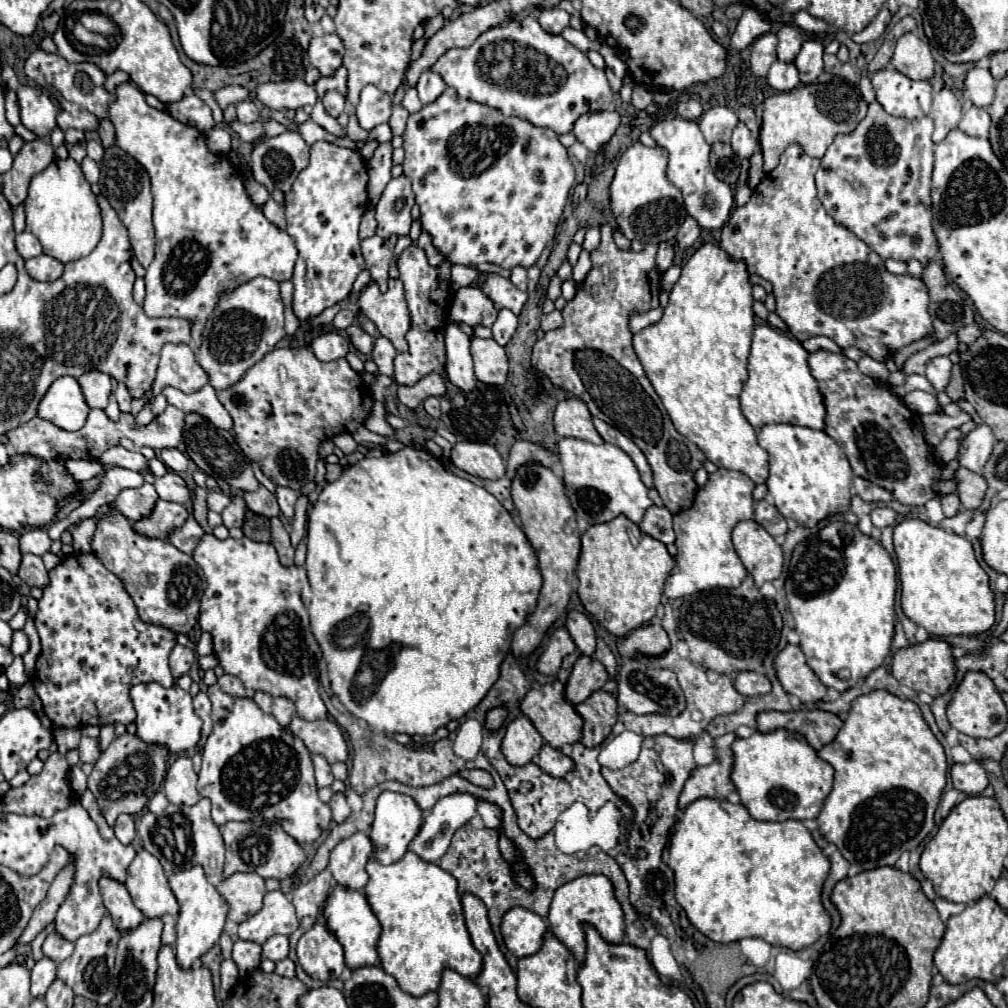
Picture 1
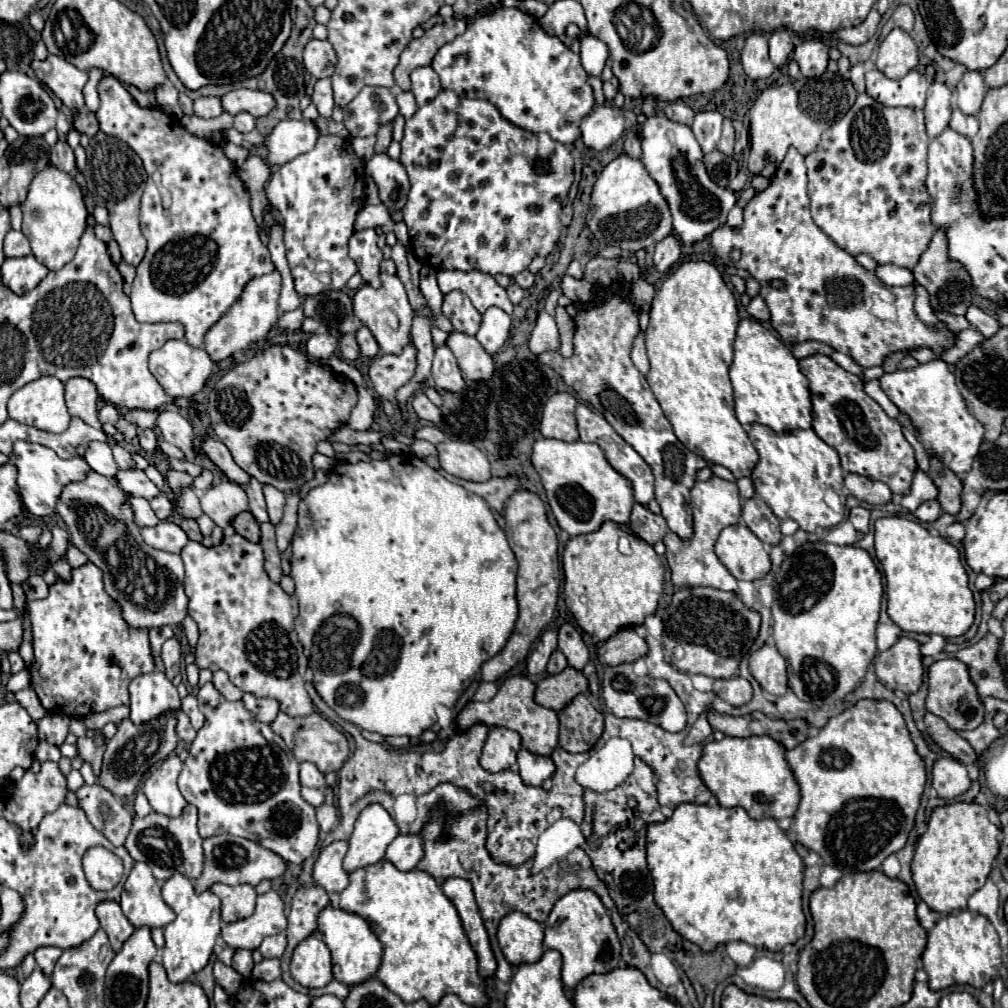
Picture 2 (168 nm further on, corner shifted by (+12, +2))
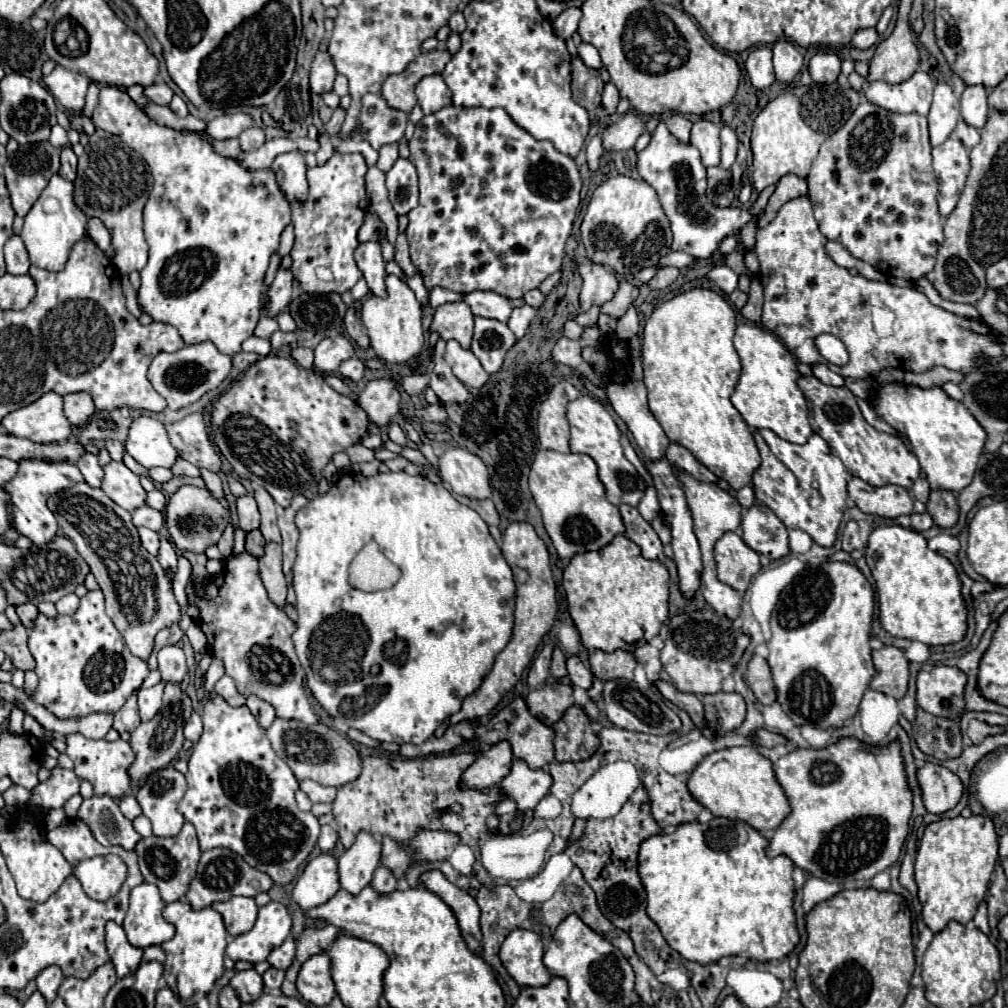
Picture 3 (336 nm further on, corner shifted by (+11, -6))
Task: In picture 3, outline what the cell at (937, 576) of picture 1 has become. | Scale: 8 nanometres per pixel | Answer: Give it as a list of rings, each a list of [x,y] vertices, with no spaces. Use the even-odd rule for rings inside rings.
[[[899,525],[877,527],[869,535],[865,559],[877,585],[879,623],[887,633],[925,645],[949,645],[965,637],[967,609],[957,571],[951,561],[927,547],[921,533]]]

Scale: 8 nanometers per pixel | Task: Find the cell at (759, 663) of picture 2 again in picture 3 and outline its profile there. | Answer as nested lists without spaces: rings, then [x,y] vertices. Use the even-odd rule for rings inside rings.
[[[753,655],[747,663],[747,671],[745,671],[745,681],[749,685],[749,689],[755,693],[757,701],[763,705],[771,705],[775,703],[777,695],[773,691],[773,679],[771,679],[771,671],[769,665],[763,657]]]

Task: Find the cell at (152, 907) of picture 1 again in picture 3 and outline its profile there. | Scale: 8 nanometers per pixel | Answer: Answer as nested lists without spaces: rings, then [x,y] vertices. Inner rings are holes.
[[[141,883],[131,891],[129,911],[123,923],[127,939],[133,947],[145,949],[161,945],[175,935],[175,927],[163,919],[163,901],[151,883]]]

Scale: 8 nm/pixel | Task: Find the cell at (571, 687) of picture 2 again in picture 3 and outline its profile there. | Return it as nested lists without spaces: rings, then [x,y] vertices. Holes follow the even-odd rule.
[[[563,683],[543,685],[539,689],[533,689],[527,695],[525,703],[533,717],[537,717],[547,727],[553,727],[573,705],[573,687]]]

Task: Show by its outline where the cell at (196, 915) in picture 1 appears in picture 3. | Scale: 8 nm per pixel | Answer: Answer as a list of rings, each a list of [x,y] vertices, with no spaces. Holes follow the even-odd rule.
[[[175,901],[165,907],[163,917],[175,927],[175,937],[171,941],[165,941],[161,949],[167,955],[165,965],[169,965],[171,971],[177,975],[179,997],[185,1001],[195,997],[205,997],[225,971],[223,957],[225,957],[225,947],[229,943],[229,935],[225,931],[221,915],[211,907],[195,911],[189,907],[187,901]]]

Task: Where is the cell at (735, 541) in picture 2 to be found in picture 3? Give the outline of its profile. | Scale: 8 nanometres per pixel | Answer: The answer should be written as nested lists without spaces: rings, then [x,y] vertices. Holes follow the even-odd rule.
[[[725,533],[715,543],[715,563],[721,583],[727,583],[739,593],[745,593],[753,575],[759,573],[759,555],[745,545],[737,533]]]

